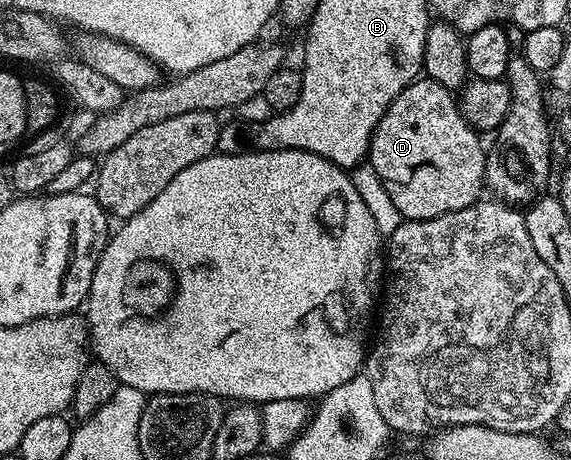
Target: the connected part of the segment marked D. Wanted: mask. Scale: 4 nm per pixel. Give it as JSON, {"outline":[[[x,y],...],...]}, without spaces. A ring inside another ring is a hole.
{"outline":[[[419,77],[380,117],[370,138],[368,165],[376,169],[403,220],[440,217],[479,202],[483,194],[488,151],[478,139],[479,132],[464,118],[452,92],[436,81]]]}

